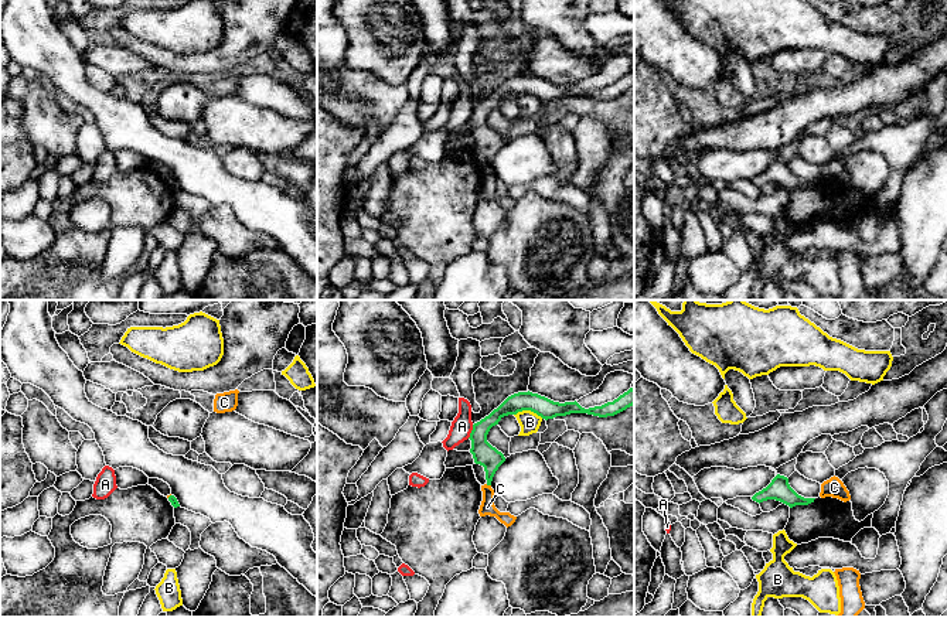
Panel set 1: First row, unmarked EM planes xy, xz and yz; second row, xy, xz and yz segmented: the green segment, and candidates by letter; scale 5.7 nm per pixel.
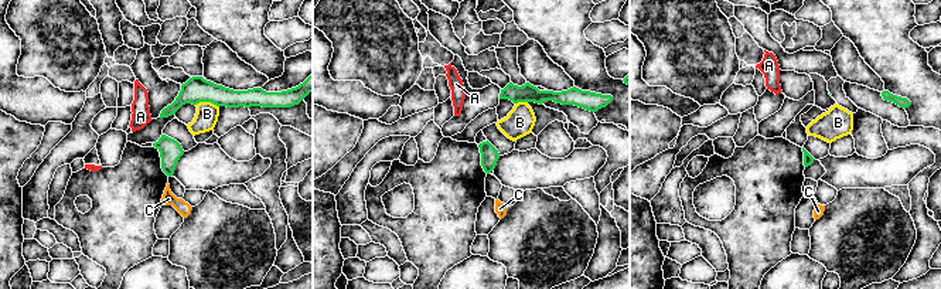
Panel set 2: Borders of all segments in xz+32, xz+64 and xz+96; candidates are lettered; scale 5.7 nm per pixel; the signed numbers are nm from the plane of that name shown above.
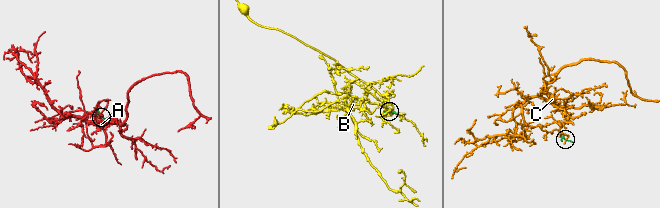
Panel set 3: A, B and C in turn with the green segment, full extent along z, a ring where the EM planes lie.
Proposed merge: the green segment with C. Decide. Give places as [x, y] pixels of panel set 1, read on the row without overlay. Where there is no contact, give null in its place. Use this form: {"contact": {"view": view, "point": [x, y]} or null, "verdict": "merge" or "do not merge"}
{"contact": {"view": "xz", "point": [489, 167]}, "verdict": "do not merge"}

